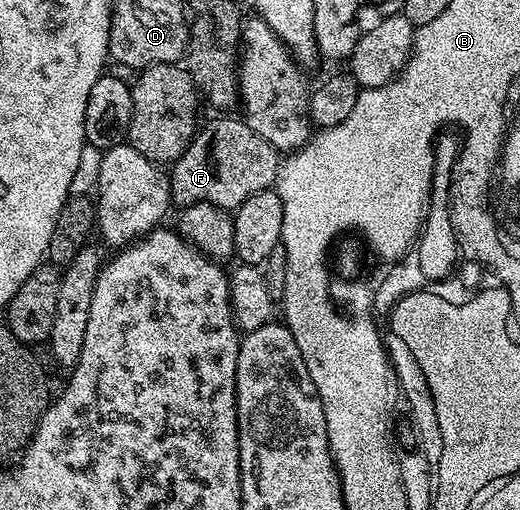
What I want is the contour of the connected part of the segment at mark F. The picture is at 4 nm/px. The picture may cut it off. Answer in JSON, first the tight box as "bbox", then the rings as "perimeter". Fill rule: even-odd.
{"bbox":[169,118,281,213],"perimeter":[[[242,118],[215,119],[207,128],[200,130],[185,149],[182,157],[175,160],[169,171],[171,181],[171,202],[176,208],[182,209],[194,203],[212,203],[228,213],[234,212],[236,207],[253,193],[261,193],[274,188],[275,178],[279,172],[281,162],[280,152],[275,150],[261,133],[257,133]]]}

